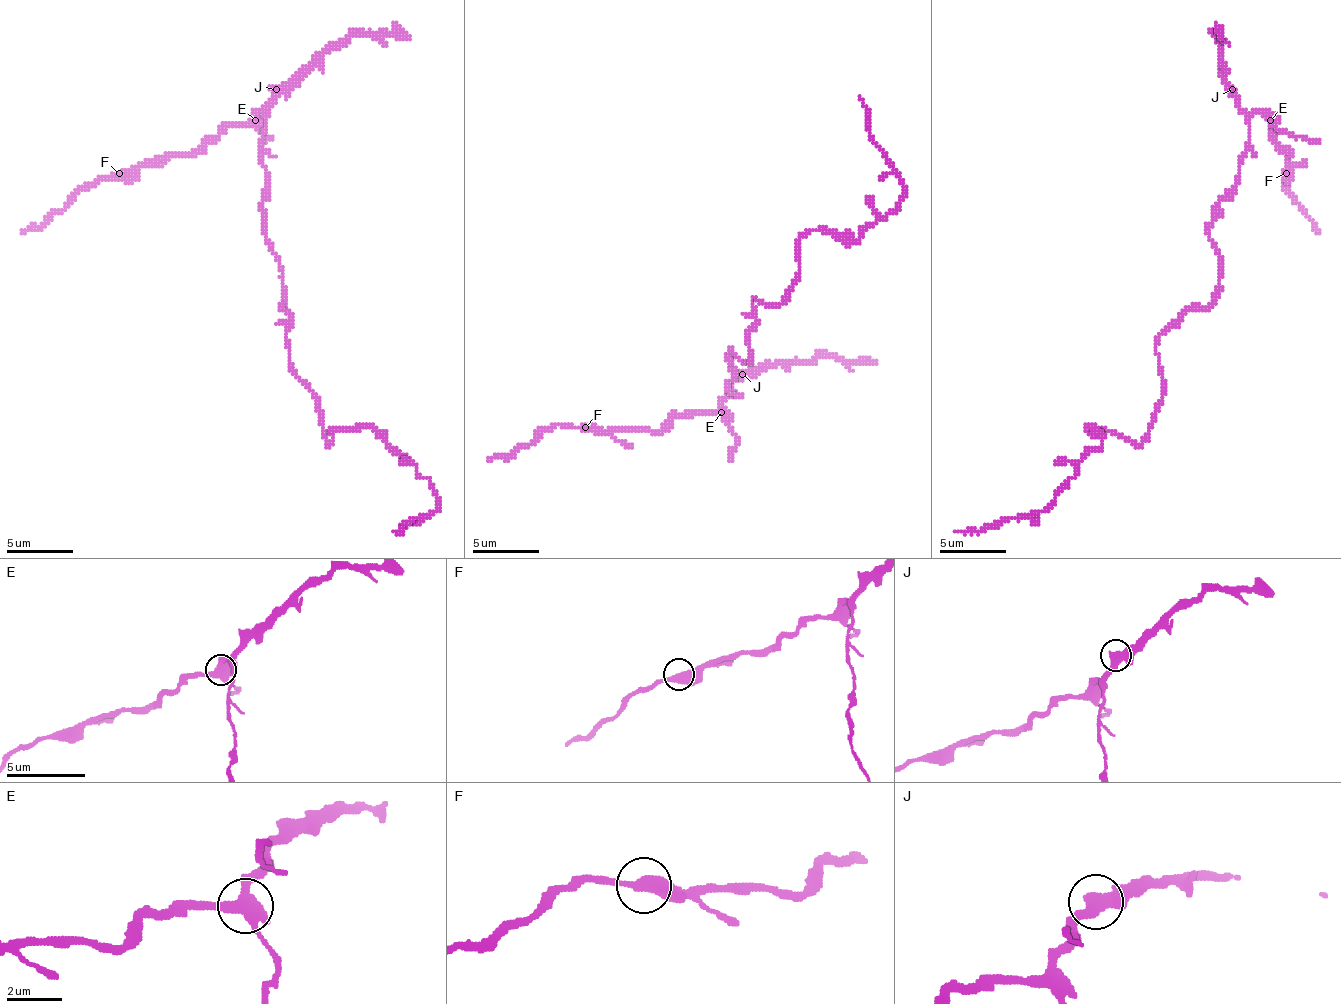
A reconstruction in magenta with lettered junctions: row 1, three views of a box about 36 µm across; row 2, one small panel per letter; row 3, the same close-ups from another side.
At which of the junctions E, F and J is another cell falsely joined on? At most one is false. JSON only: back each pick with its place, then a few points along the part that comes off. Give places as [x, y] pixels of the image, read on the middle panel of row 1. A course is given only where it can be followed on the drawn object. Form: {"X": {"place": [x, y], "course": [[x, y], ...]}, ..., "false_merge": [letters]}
{"E": {"place": [721, 412], "course": [[722, 411], [736, 437], [729, 461]]}, "false_merge": ["E"]}

